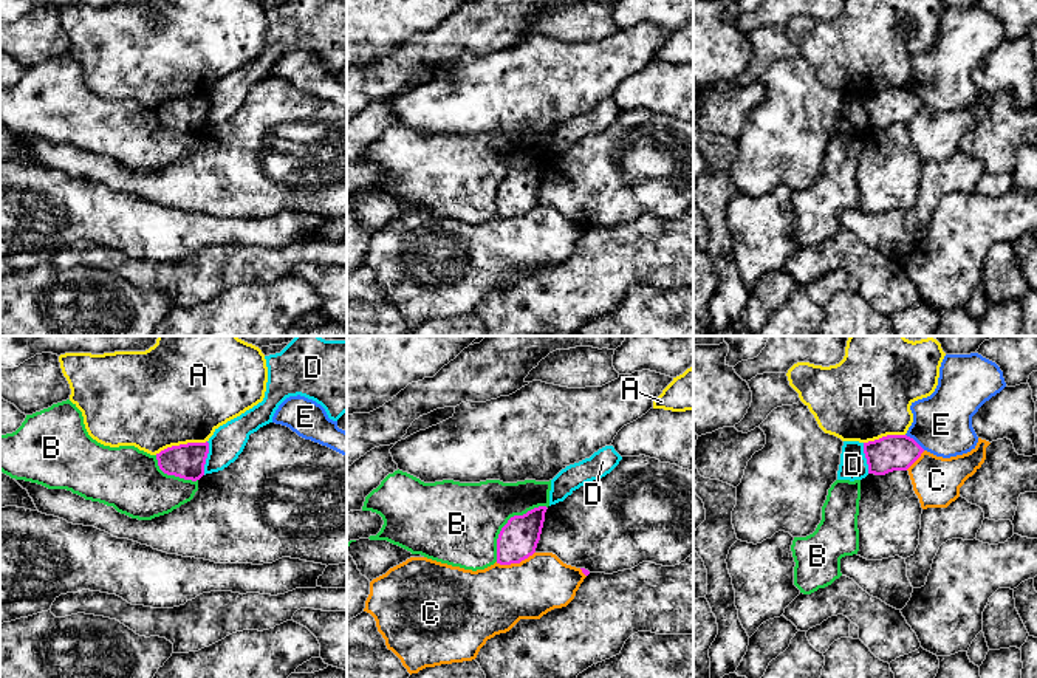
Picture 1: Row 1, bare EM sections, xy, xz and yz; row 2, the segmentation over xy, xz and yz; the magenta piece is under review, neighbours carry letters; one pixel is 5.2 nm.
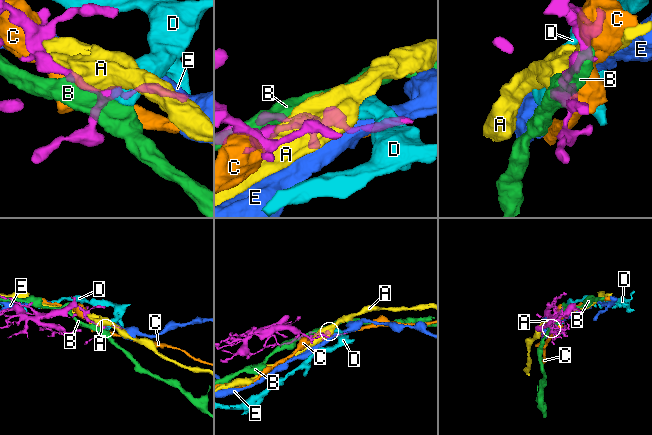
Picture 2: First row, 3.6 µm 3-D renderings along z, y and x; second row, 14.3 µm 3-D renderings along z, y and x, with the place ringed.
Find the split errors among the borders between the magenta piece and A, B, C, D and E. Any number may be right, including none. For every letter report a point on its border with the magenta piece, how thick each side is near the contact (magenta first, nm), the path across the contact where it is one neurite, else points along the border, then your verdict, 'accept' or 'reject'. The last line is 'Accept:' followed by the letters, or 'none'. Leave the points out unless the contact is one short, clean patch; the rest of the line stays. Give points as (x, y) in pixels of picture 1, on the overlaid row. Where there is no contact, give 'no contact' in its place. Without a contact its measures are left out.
A: meets magenta in xy at (180, 445); 180 nm thick on the magenta side, 500 nm on the other; reject
B: meets magenta in xz at (508, 522); 200 nm thick on the magenta side, 420 nm on the other; reject
C: meets magenta in xz at (514, 562); 200 nm thick on the magenta side, 340 nm on the other; reject
D: meets magenta in xy at (206, 457); 180 nm thick on the magenta side, 180 nm on the other; border along xy (208, 441), (203, 474); reject
E: meets magenta in yz at (913, 440); 190 nm thick on the magenta side, 300 nm on the other; reject
Accept: none

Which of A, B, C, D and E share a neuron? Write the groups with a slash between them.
A / B / C / D / E

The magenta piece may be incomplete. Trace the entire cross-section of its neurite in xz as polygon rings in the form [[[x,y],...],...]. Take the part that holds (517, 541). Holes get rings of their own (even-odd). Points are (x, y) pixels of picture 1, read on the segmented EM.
[[[539,506],[508,520],[497,539],[497,563],[520,563],[536,553],[546,509]]]

